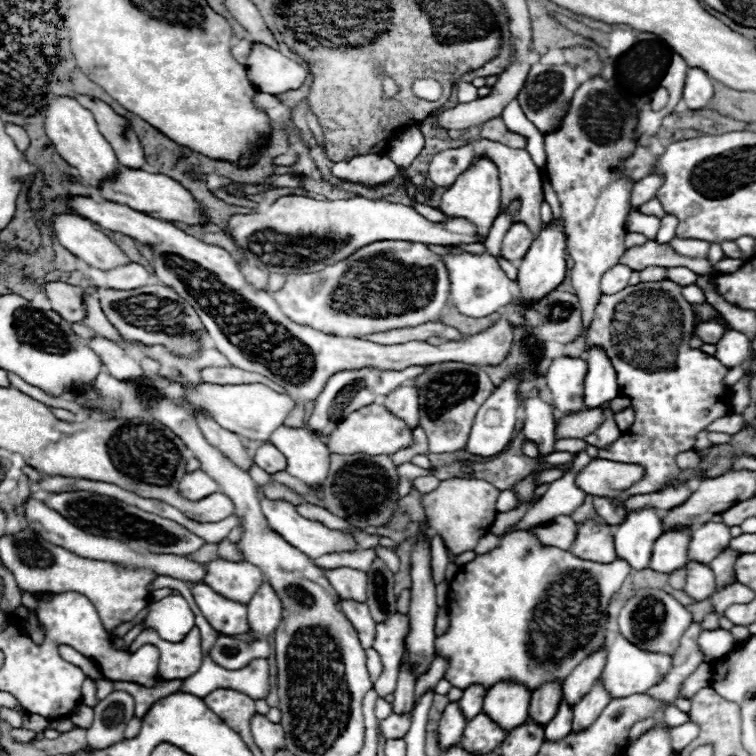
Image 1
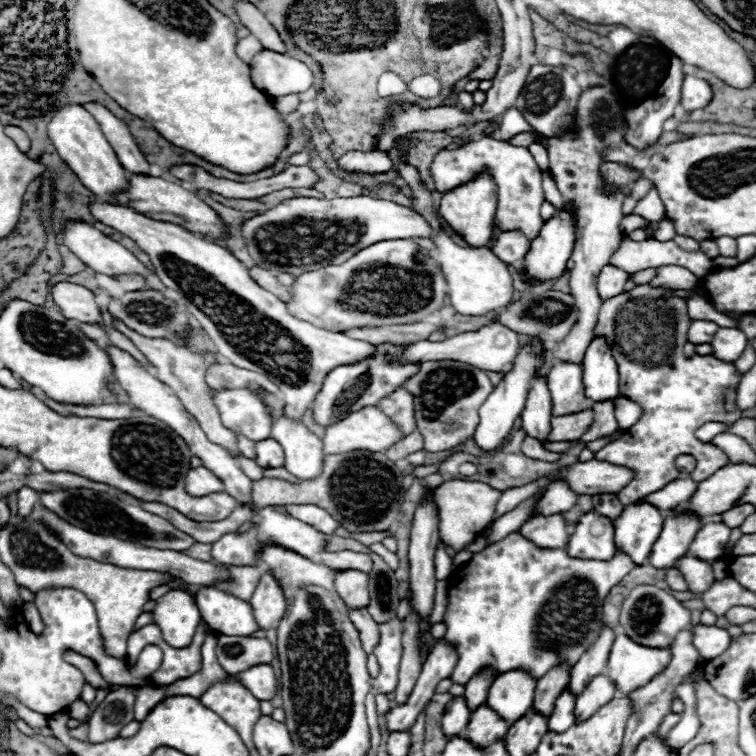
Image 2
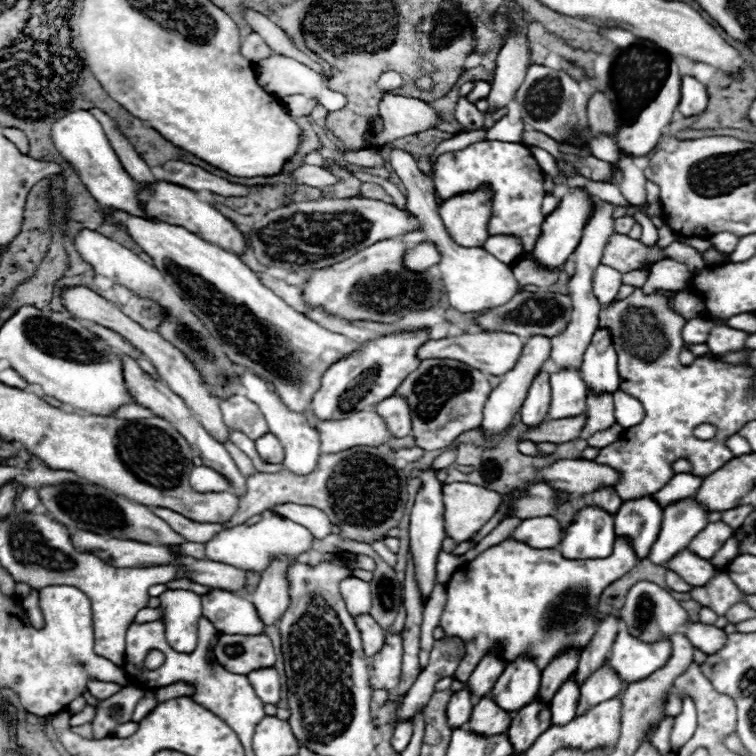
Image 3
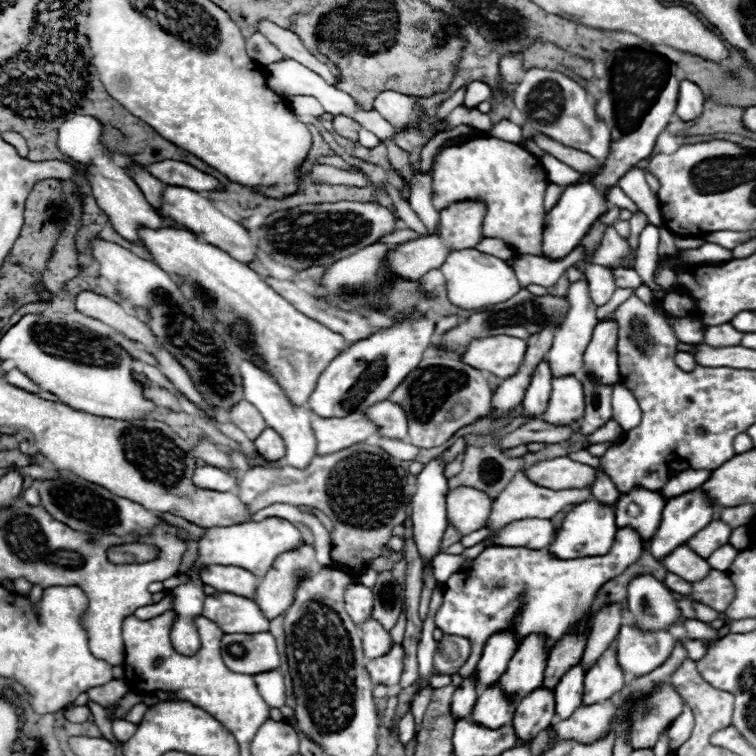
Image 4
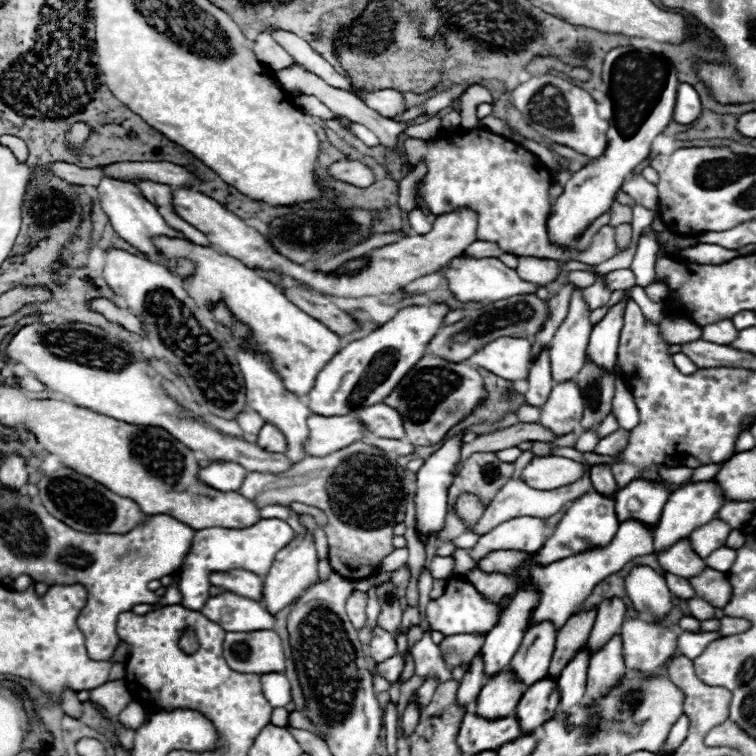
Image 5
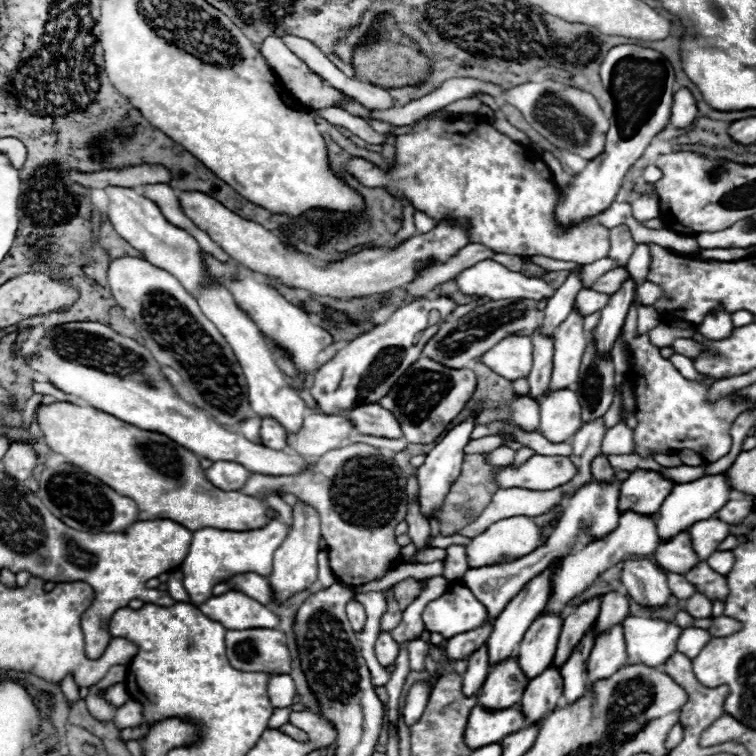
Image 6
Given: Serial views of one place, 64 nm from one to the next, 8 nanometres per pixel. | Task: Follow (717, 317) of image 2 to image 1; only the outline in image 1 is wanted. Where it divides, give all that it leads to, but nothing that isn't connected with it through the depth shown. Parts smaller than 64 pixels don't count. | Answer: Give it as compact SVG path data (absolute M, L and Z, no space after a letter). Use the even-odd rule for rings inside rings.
M708 303L701 304L701 305L693 305L693 310L695 316L698 316L703 321L712 321L714 320L714 316L718 314L714 308Z

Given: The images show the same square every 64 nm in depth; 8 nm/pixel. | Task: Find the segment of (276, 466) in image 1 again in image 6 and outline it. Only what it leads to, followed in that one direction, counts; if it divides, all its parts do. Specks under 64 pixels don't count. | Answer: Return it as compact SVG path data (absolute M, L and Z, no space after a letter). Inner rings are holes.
M262 418L260 438L262 438L262 444L266 448L272 448L272 450L284 450L286 448L286 432L272 418Z

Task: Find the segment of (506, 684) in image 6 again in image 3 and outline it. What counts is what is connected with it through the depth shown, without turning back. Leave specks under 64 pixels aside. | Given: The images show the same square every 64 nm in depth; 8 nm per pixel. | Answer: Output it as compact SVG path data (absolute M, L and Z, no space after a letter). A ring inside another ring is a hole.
M484 696L484 700L480 700L472 708L468 728L470 728L470 732L476 732L476 734L496 736L496 734L504 734L508 730L510 720L512 720L512 716L508 712L496 708L496 704L492 704L492 698Z

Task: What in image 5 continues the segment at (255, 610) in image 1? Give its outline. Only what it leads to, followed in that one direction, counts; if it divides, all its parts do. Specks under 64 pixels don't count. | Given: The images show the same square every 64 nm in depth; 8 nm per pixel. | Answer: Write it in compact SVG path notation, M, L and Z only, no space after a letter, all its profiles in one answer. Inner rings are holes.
M300 516L300 522L306 526L308 536L306 538L298 536L286 548L282 548L276 554L270 572L264 576L264 596L262 596L260 604L270 614L278 614L282 608L292 604L300 596L300 592L304 592L304 588L312 586L318 580L318 556L316 556L316 546L314 546L314 538L312 538L316 522L312 516Z

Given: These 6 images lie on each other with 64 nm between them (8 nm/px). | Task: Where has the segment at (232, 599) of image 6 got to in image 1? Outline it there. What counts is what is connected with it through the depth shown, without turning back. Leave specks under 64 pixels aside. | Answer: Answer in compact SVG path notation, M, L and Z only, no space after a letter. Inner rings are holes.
M190 584L190 592L202 612L202 616L220 634L234 636L248 632L248 608L240 602L218 596L206 584Z

